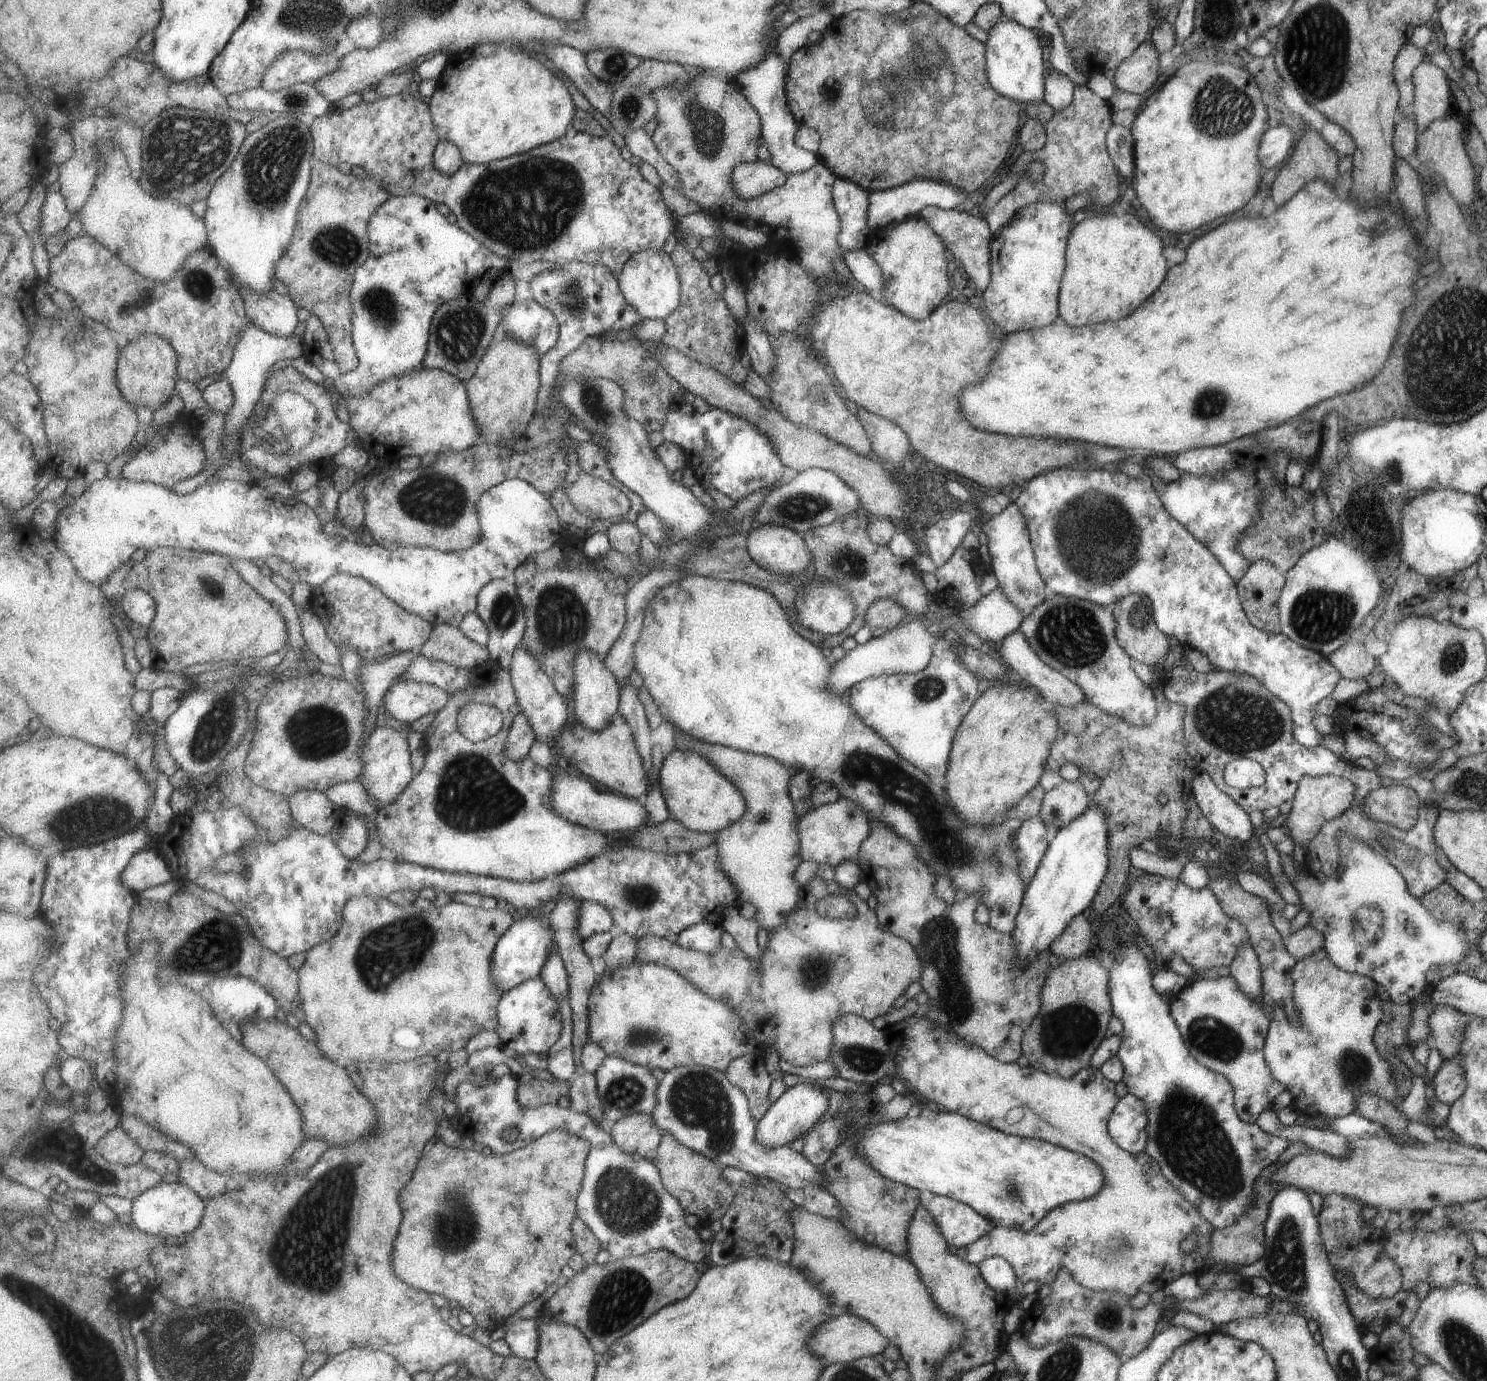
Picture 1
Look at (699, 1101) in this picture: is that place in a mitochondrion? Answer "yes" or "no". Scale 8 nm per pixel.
yes

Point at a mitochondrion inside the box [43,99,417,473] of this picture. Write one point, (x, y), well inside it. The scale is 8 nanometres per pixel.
(184, 151)

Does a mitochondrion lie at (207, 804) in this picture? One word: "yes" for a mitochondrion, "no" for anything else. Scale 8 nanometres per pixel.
no

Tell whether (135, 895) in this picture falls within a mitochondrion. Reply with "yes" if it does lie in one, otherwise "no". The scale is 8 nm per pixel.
no

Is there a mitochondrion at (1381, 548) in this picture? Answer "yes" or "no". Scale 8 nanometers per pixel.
no

